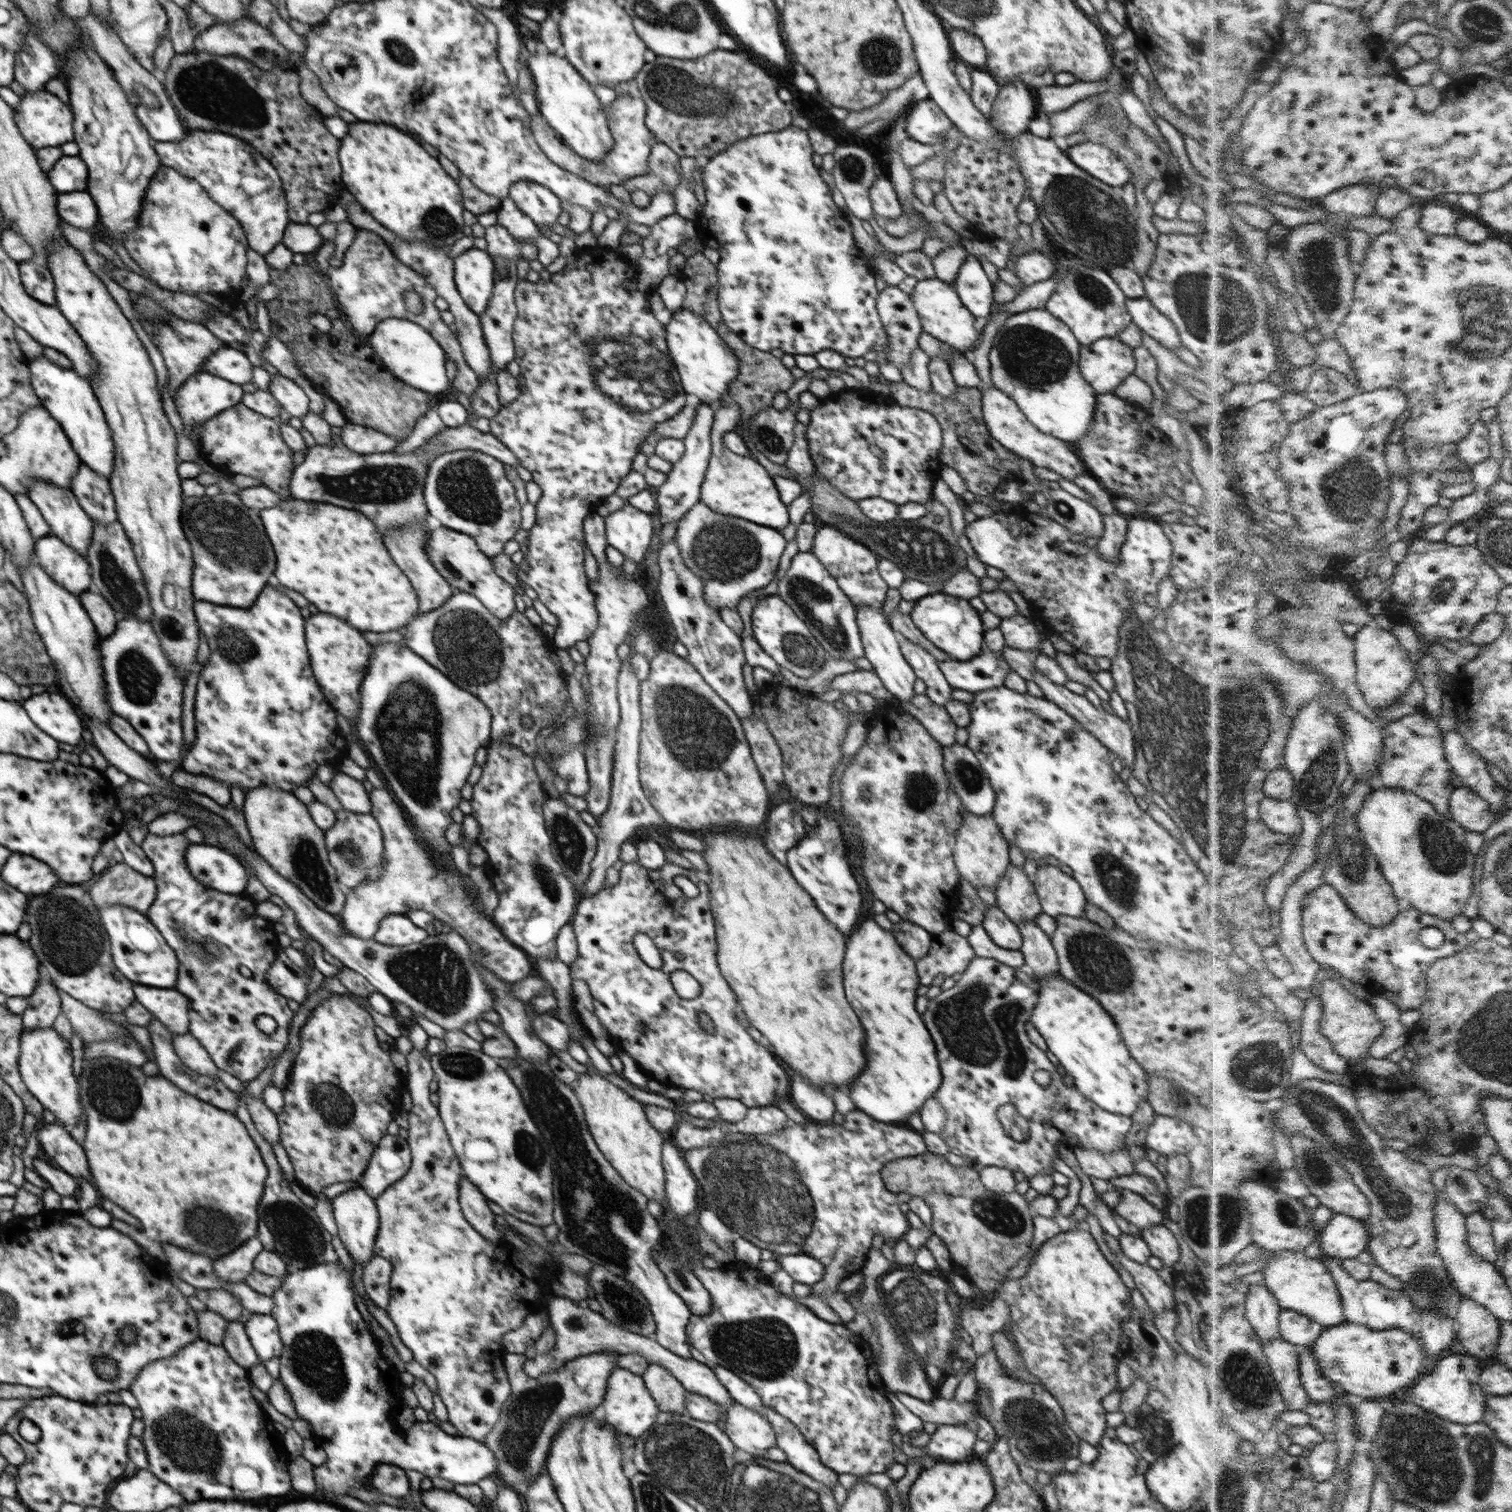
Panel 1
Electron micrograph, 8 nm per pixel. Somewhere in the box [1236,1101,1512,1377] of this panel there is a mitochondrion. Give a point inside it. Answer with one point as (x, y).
(1434, 1286)

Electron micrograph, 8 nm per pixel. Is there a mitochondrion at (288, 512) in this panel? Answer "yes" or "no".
no

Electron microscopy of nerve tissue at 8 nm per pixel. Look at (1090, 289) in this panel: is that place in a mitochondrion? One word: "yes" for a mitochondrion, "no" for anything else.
yes

